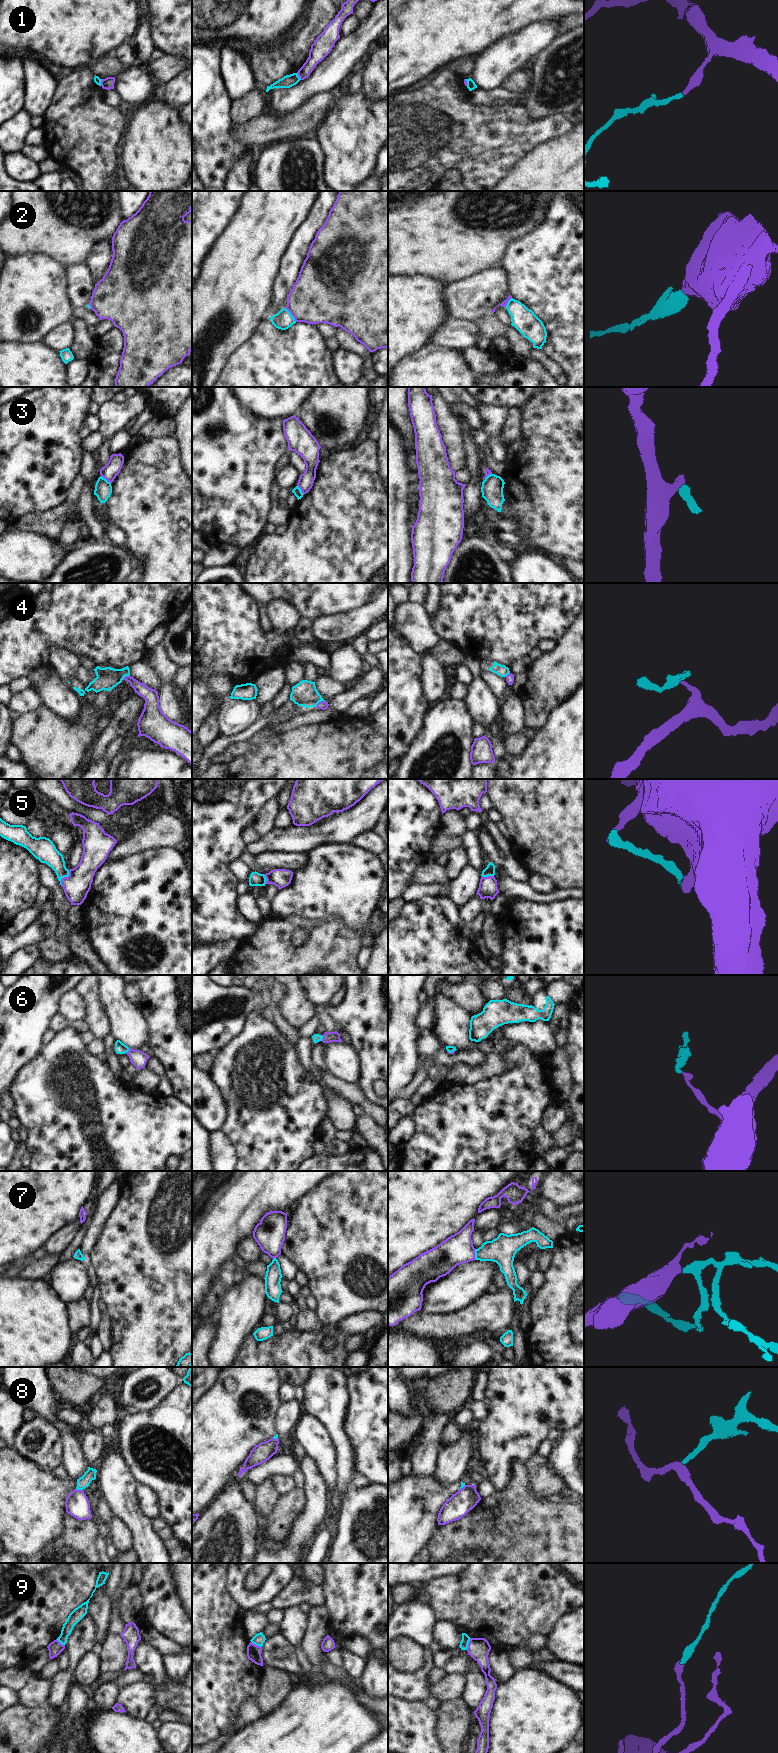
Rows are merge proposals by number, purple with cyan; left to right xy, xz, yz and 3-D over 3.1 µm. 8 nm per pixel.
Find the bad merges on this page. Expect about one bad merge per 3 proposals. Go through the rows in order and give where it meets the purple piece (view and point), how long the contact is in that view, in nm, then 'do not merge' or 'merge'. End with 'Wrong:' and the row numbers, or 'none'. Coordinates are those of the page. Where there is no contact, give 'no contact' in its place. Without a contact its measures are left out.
1: meets purple in xz at (298, 75); contact 70 nm long; do not merge
2: meets purple in xz at (291, 314); contact 140 nm long; do not merge
3: meets purple in xy at (106, 479); contact 100 nm long; do not merge
4: meets purple in xz at (319, 702); contact 90 nm long; do not merge
5: meets purple in xy at (64, 877); contact 140 nm long; merge
6: meets purple in xz at (323, 1038); contact 50 nm long; merge
7: meets purple in yz at (474, 1254); contact 90 nm long; merge
8: meets purple in xy at (79, 1490); contact 60 nm long; do not merge
9: meets purple in yz at (468, 1644); contact 100 nm long; do not merge
Wrong: 1, 2, 3, 4, 8, 9

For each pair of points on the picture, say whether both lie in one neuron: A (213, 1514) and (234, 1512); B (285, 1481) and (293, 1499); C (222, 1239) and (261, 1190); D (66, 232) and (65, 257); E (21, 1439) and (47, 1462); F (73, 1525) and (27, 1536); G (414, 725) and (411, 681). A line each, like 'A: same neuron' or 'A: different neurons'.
A: same neuron
B: different neurons
C: same neuron
D: same neuron
E: same neuron
F: different neurons
G: same neuron

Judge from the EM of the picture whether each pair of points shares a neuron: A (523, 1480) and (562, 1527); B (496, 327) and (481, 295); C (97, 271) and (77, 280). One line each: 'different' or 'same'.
A: same
B: different
C: different

